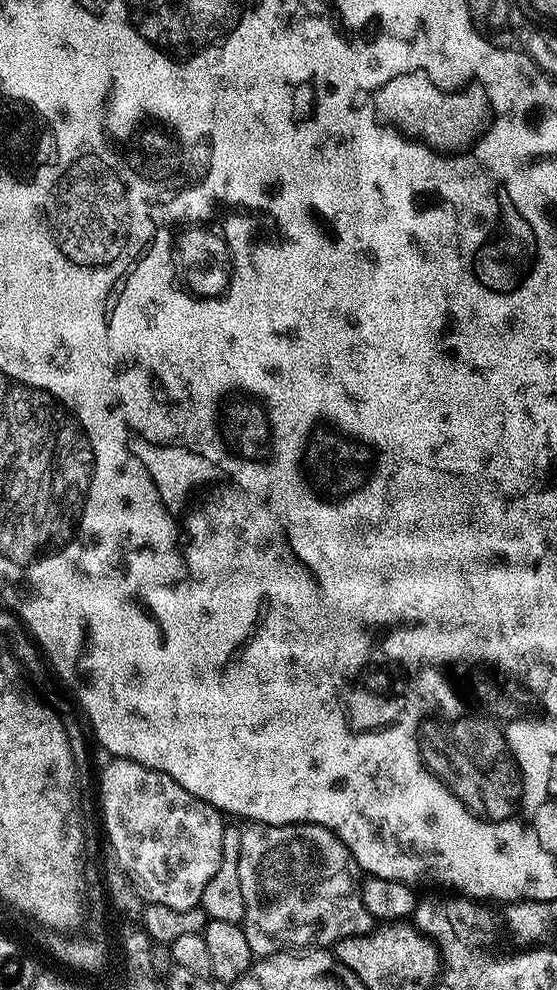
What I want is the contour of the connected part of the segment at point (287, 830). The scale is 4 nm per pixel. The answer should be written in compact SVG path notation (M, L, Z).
M245 823L240 828L238 882L242 882L242 898L246 902L242 927L256 958L285 950L334 946L351 936L365 936L374 927L371 914L362 906L360 867L341 840L329 828L317 824Z

